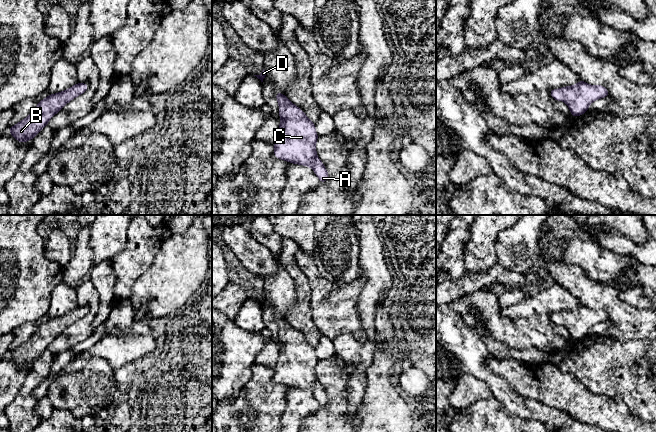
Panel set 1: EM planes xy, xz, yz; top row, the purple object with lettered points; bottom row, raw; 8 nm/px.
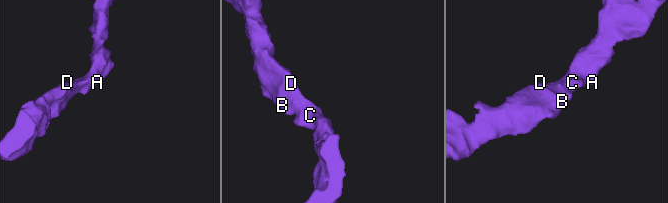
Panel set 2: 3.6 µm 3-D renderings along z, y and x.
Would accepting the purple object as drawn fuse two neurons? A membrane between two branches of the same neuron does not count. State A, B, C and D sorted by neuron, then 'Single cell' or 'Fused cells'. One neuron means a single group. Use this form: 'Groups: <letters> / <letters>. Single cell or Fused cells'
Groups: A B C D. Single cell

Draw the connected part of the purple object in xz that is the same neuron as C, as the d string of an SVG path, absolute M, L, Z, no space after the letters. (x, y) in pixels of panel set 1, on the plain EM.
M276 316L276 323L279 328L279 358L273 368L274 380L278 383L293 388L308 390L313 393L321 407L329 403L329 398L316 377L316 365L319 360L316 357L315 346L310 345L303 334L294 329L284 318Z

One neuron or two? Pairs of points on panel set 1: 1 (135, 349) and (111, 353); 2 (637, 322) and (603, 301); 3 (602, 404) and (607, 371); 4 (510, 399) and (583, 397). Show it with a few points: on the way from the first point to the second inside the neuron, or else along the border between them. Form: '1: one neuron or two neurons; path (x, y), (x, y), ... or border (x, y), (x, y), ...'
1: one neuron; path (129, 349), (117, 349)
2: one neuron; path (629, 321), (611, 303)
3: two neurons; border (583, 383), (591, 391), (606, 394), (624, 407)
4: two neurons; border (511, 384), (524, 396), (536, 399), (552, 407)

